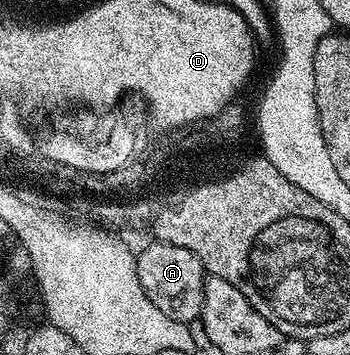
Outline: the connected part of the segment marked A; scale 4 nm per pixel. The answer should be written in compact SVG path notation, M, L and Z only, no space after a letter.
M149 241L144 251L136 254L135 269L138 280L150 296L154 308L166 312L171 320L182 321L187 324L195 323L200 316L202 300L204 299L204 280L206 271L204 265L186 248L178 248L174 244Z

